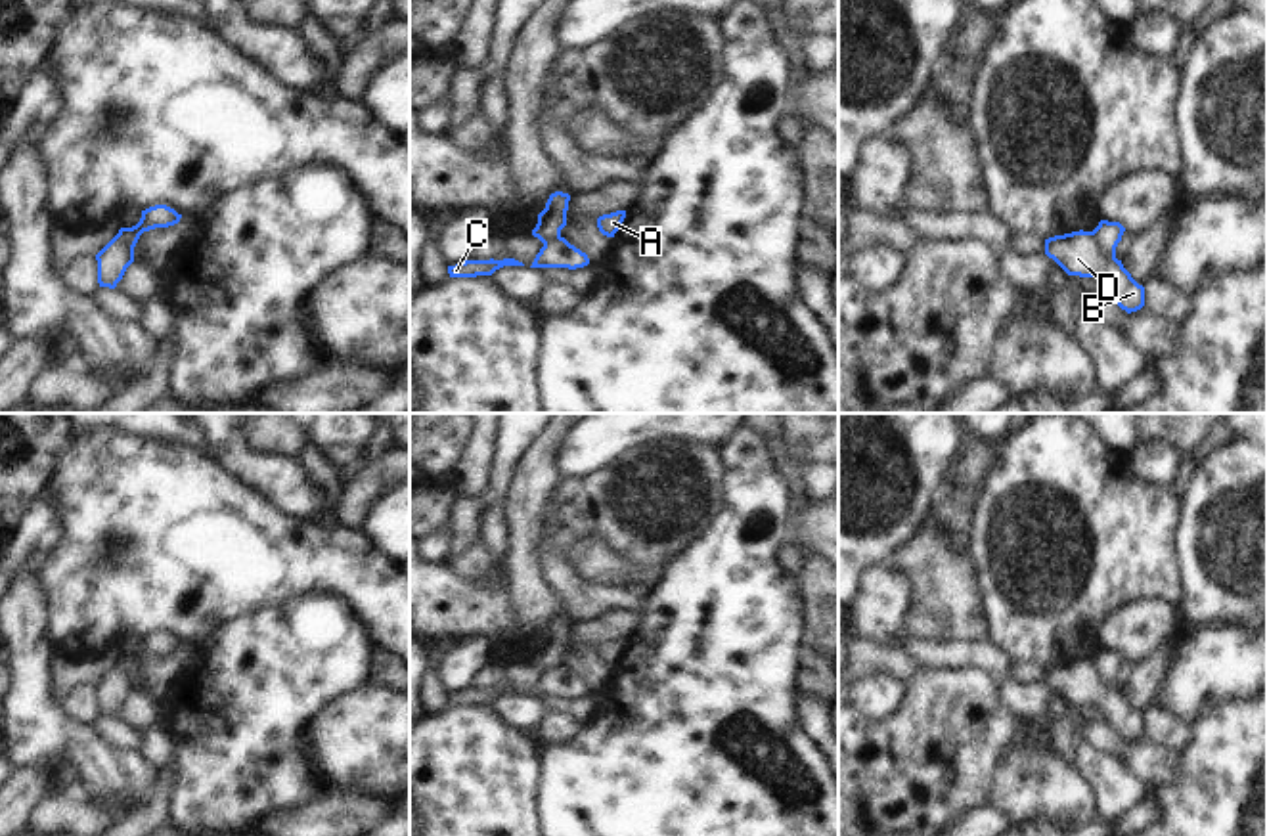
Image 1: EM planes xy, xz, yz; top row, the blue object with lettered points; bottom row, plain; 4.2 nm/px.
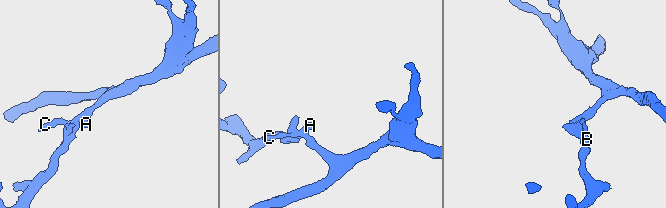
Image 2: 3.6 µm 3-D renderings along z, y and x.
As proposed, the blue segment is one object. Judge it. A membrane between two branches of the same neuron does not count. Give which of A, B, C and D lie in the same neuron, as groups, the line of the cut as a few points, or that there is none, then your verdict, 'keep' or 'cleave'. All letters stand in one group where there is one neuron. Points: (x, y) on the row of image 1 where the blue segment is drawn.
A C / B D; cut in yz along (1093, 230), (1099, 247), (1114, 259); cleave

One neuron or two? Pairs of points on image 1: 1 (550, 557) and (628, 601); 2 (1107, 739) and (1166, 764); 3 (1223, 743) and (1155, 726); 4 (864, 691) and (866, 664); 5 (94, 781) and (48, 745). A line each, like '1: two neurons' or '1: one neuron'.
1: one neuron
2: one neuron
3: two neurons
4: two neurons
5: one neuron

